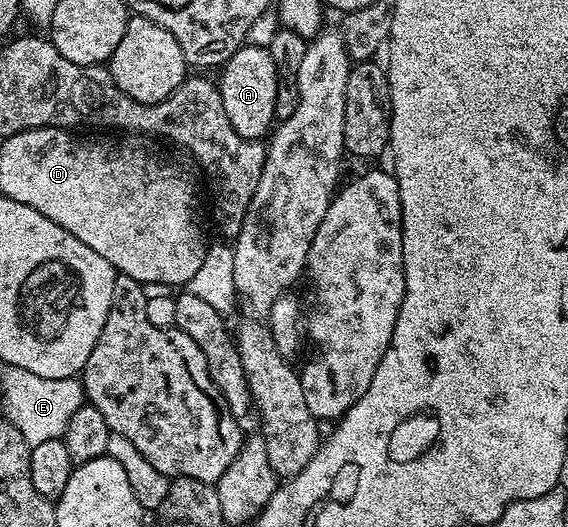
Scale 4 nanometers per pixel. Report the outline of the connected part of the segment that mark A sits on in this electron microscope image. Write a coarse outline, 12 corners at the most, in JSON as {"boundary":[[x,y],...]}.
{"boundary":[[245,43],[219,73],[222,107],[247,141],[276,121],[278,71]]}

